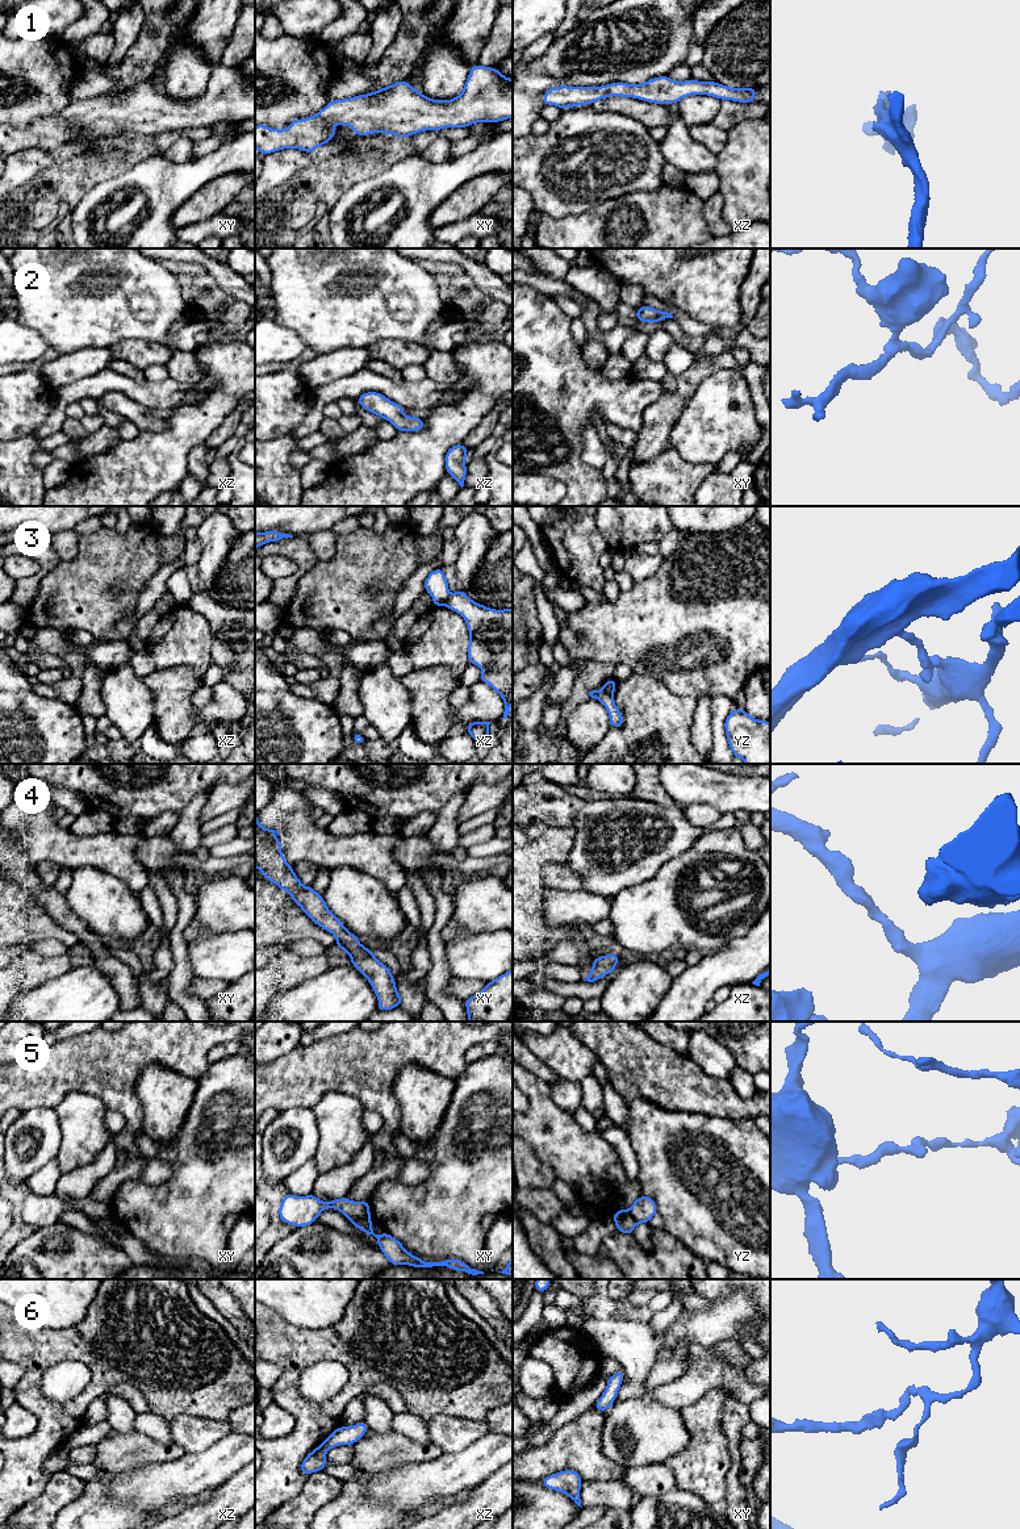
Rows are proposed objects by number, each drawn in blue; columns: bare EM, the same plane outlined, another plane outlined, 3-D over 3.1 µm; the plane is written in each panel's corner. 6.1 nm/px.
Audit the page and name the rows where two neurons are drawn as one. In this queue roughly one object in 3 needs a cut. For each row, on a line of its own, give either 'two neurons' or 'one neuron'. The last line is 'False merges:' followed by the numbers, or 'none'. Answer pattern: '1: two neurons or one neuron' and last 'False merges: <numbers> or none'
1: one neuron
2: one neuron
3: two neurons
4: one neuron
5: two neurons
6: two neurons
False merges: 3, 5, 6

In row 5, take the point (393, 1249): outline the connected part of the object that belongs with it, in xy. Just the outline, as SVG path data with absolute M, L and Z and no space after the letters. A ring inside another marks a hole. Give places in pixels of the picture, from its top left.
M361 1217L356 1220L350 1220L358 1229L364 1233L373 1235L379 1244L380 1250L388 1258L390 1265L409 1265L413 1267L432 1267L432 1266L446 1266L451 1270L464 1271L472 1275L484 1274L476 1269L471 1269L465 1262L460 1259L448 1258L442 1262L425 1262L419 1257L410 1254L404 1245L396 1240L389 1233L375 1235L372 1229L371 1217Z

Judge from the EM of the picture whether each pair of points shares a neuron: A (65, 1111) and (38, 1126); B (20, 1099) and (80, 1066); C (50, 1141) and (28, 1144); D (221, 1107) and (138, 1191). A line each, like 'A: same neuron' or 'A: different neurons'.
A: different neurons
B: same neuron
C: same neuron
D: same neuron

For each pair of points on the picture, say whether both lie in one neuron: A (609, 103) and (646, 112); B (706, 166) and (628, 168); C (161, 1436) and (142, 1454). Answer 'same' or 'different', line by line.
A: same
B: different
C: different

